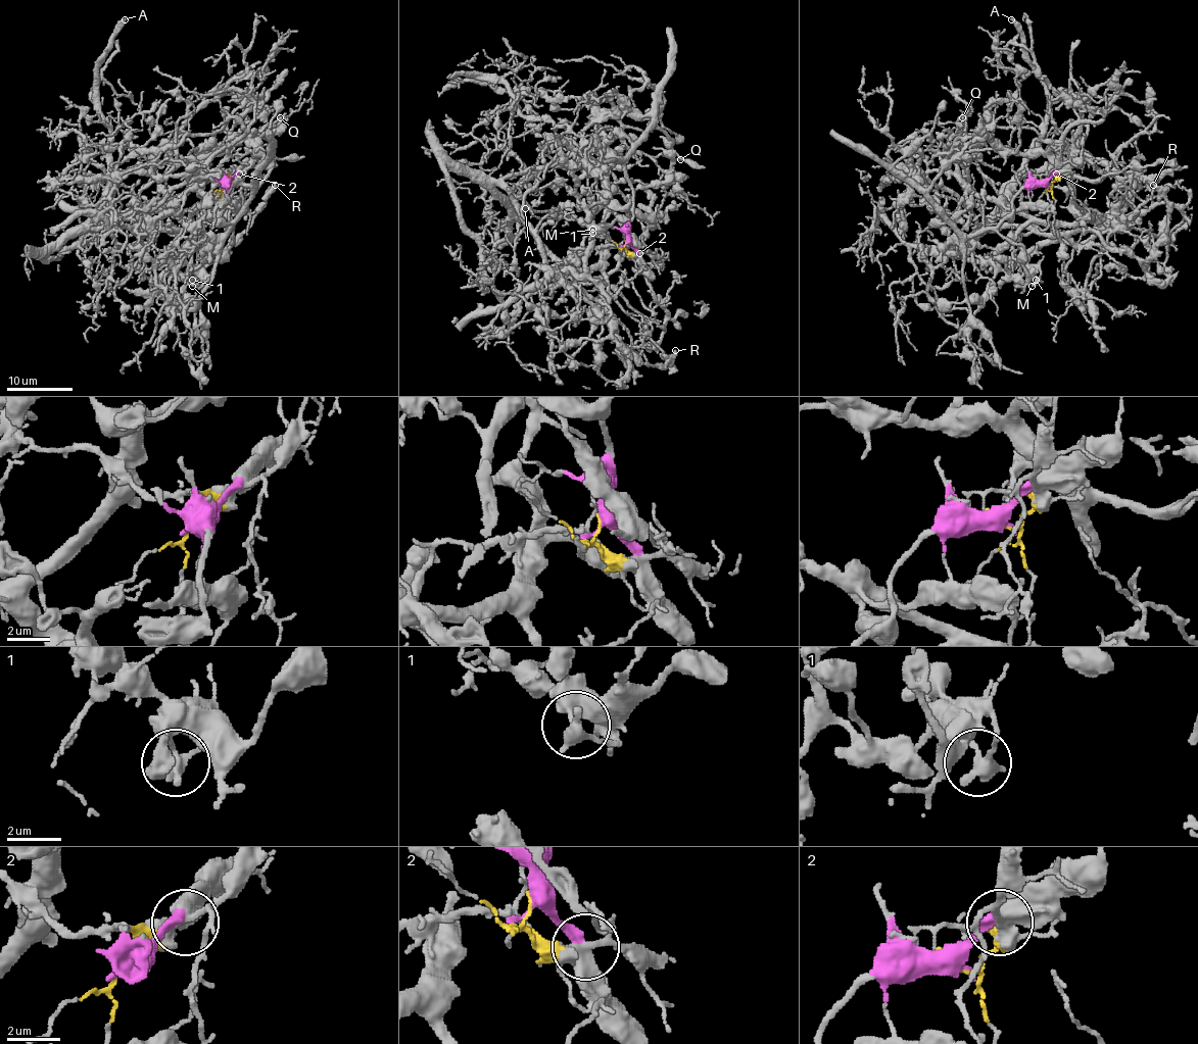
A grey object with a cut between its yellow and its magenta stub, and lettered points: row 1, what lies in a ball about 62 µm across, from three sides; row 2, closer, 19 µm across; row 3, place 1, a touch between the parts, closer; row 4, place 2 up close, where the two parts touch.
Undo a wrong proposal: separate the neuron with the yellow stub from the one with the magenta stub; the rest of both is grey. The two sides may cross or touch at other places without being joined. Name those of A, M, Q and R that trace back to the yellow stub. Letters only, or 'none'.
A, Q, R

